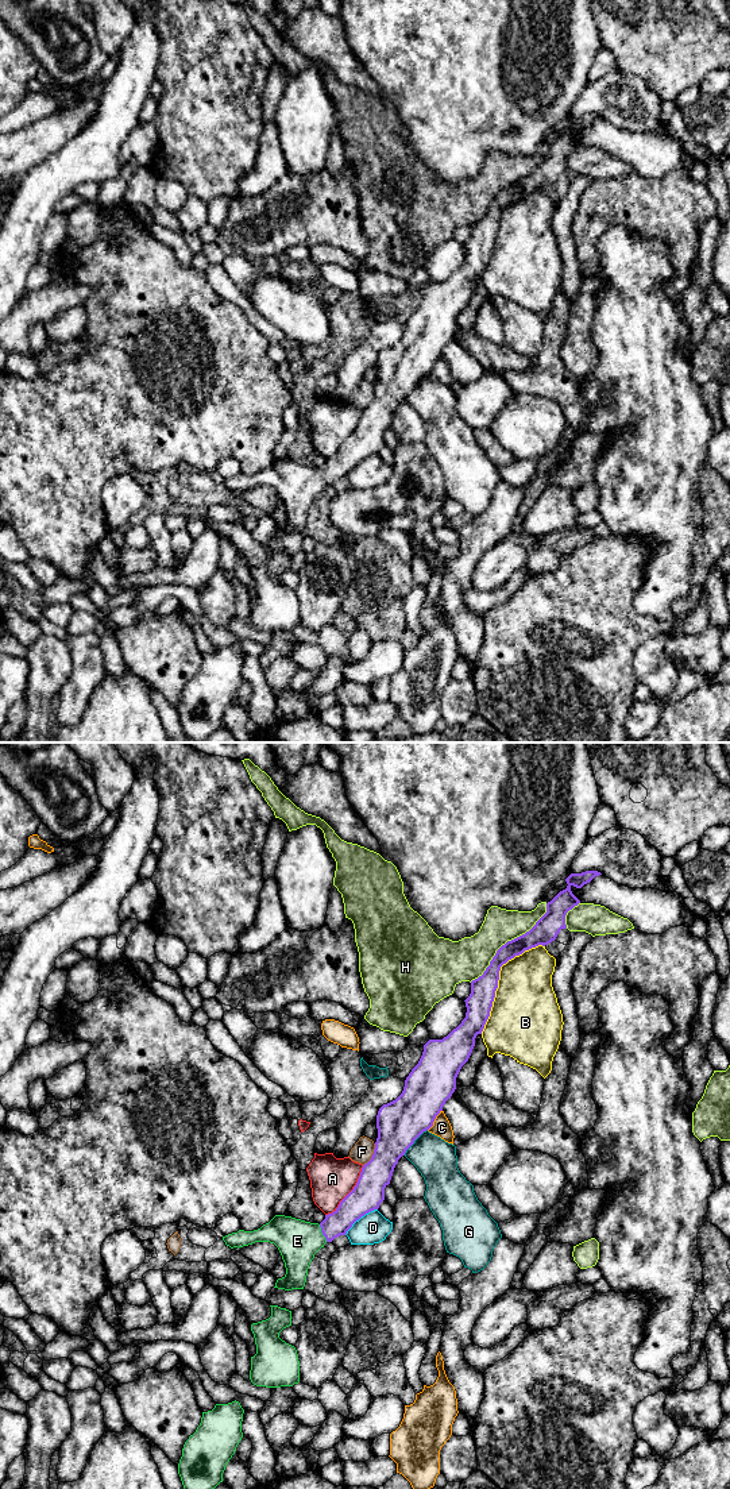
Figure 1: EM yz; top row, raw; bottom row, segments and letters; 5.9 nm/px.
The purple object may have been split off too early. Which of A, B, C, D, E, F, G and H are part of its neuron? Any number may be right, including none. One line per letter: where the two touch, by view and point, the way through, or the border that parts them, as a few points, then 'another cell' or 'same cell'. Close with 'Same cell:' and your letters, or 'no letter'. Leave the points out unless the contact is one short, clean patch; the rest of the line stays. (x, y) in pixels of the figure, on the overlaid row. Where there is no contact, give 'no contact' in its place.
A: meets purple in yz at (350, 1192); another cell
B: meets purple in yz at (498, 979); another cell
C: meets purple in yz at (433, 1121); another cell
D: meets purple in yz at (359, 1218); border along yz (377, 1208), (362, 1215), (344, 1234); another cell
E: meets purple in yz at (323, 1233); runs through yz (354, 1206), (323, 1233), (297, 1241); same cell
F: meets purple in yz at (373, 1154); another cell
G: meets purple in yz at (413, 1142); border along yz (427, 1129), (404, 1154); another cell
H: meets purple in yz at (508, 941); another cell
Same cell: E

